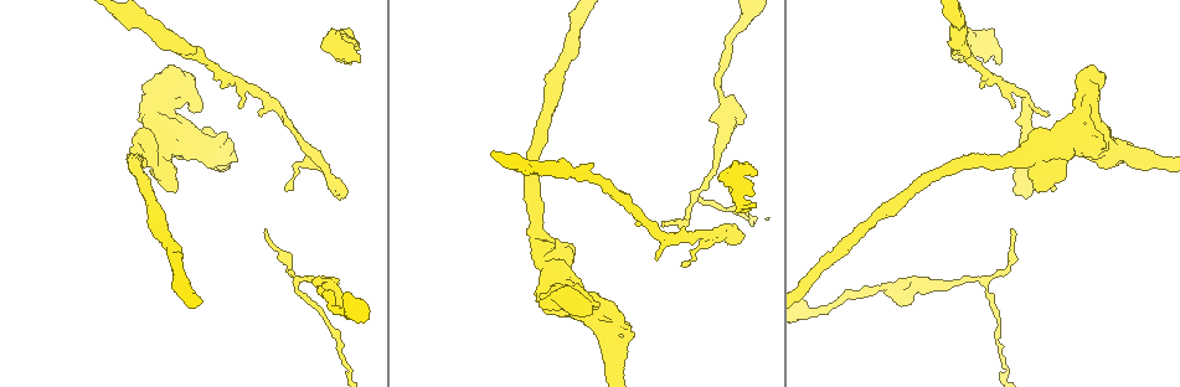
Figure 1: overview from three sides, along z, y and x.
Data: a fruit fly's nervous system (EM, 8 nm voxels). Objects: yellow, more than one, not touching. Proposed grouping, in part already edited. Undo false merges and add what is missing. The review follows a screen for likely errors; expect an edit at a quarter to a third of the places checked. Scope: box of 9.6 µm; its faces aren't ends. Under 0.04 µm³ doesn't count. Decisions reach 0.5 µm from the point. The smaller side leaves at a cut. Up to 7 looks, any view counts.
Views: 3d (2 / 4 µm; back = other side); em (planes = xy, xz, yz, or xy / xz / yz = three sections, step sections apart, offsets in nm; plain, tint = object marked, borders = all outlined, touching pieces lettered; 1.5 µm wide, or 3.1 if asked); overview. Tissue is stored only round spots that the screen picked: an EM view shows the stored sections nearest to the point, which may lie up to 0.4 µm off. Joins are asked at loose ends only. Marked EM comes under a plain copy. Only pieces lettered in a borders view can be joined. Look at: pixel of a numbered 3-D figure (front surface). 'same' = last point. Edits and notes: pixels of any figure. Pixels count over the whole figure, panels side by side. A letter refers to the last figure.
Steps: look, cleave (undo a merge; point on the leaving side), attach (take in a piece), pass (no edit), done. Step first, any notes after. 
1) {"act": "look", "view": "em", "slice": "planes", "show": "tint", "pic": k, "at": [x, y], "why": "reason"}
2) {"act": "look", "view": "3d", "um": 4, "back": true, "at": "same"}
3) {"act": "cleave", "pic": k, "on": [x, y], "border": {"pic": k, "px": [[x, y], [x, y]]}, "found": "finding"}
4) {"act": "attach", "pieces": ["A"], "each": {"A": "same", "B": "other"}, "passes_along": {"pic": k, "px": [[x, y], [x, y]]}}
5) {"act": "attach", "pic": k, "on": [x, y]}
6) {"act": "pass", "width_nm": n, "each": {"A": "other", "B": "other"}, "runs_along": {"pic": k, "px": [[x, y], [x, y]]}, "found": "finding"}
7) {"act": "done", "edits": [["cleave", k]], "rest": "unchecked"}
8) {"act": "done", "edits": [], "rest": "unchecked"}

{"act": "look", "view": "3d", "um": 4, "pic": 1, "at": [912, 302], "why": "free end"}

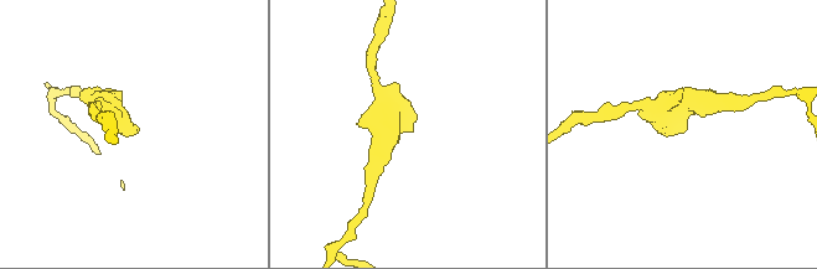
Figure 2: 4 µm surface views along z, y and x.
{"act": "look", "view": "em", "slice": "planes", "show": "borders", "pic": 2, "at": [413, 132]}

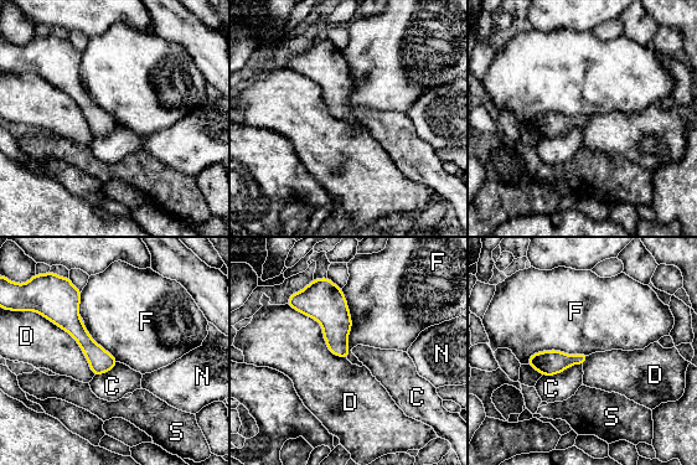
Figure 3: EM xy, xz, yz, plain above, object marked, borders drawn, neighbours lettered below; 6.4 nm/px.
{"act": "pass", "each": {"C": "other", "D": "other", "F": "other", "N": "other", "S": "other"}, "runs_along": {"pic": 3, "px": [[78, 294], [73, 325], [99, 371]]}, "found": "none of them fits"}

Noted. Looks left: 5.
{"act": "look", "view": "3d", "um": 4, "pic": 1, "at": [997, 60], "why": "an open end"}

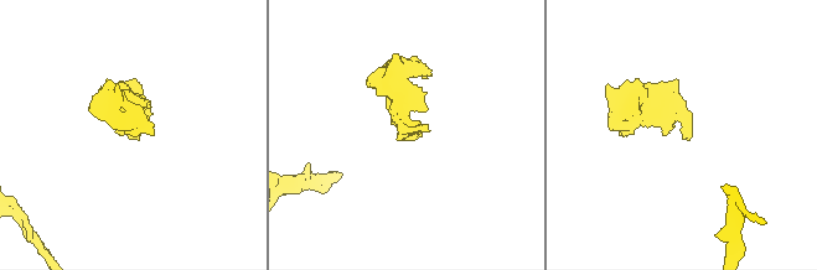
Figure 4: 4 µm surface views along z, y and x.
{"act": "look", "view": "em", "slice": "xz", "step": 4, "show": "borders", "pic": 4, "at": [420, 130], "why": "shape alone is not enough"}

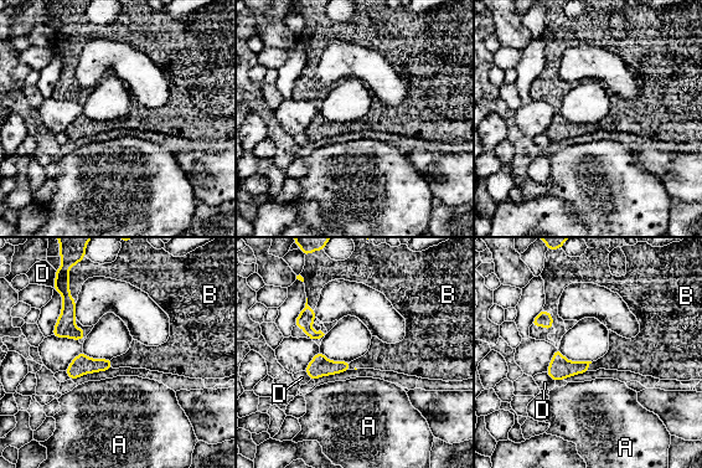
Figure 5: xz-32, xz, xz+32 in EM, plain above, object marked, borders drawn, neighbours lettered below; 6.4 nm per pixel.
{"act": "attach", "pieces": ["B"], "longest_contact_nm": ["B", 140], "each": {"A": "other", "B": "same", "D": "other"}, "found": "it goes on there"}

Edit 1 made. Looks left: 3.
{"act": "look", "view": "3d", "um": 4, "pic": 1, "at": [1026, 196], "why": "branch stops here"}

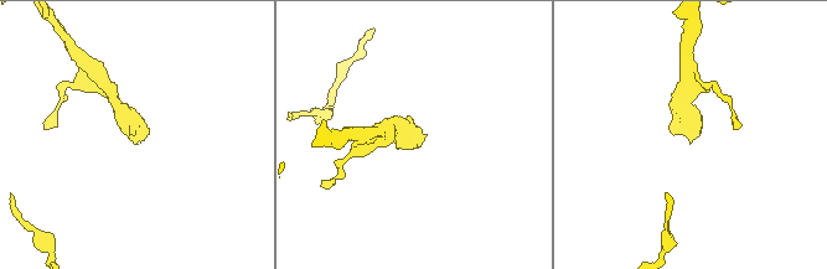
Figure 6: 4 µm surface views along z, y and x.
{"act": "look", "view": "em", "slice": "yz", "step": 8, "show": "borders", "pic": 6, "at": [411, 135], "why": "now the EM"}

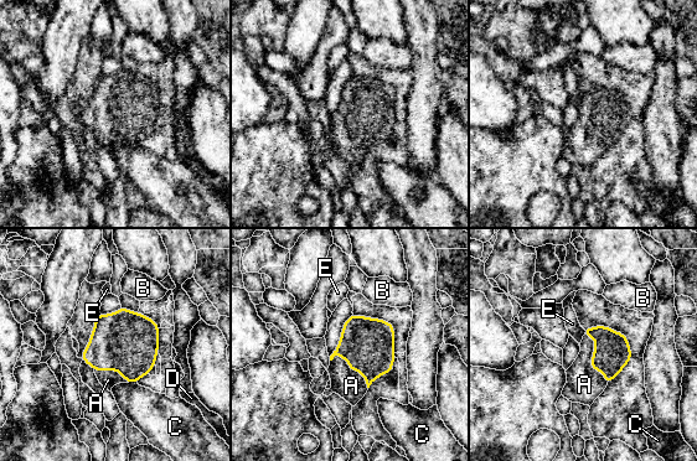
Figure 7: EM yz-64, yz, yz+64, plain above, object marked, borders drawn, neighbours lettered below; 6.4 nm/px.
{"act": "attach", "pieces": ["A"], "each": {"A": "same", "B": "other", "C": "other", "D": "other", "E": "other"}, "passes_along": {"pic": 7, "px": [[612, 352], [590, 360], [584, 384]]}, "found": "it goes on there"}

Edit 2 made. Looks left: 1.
{"act": "done", "edits": [["attach", 5], ["attach", 7]], "rest": "unchecked"}

